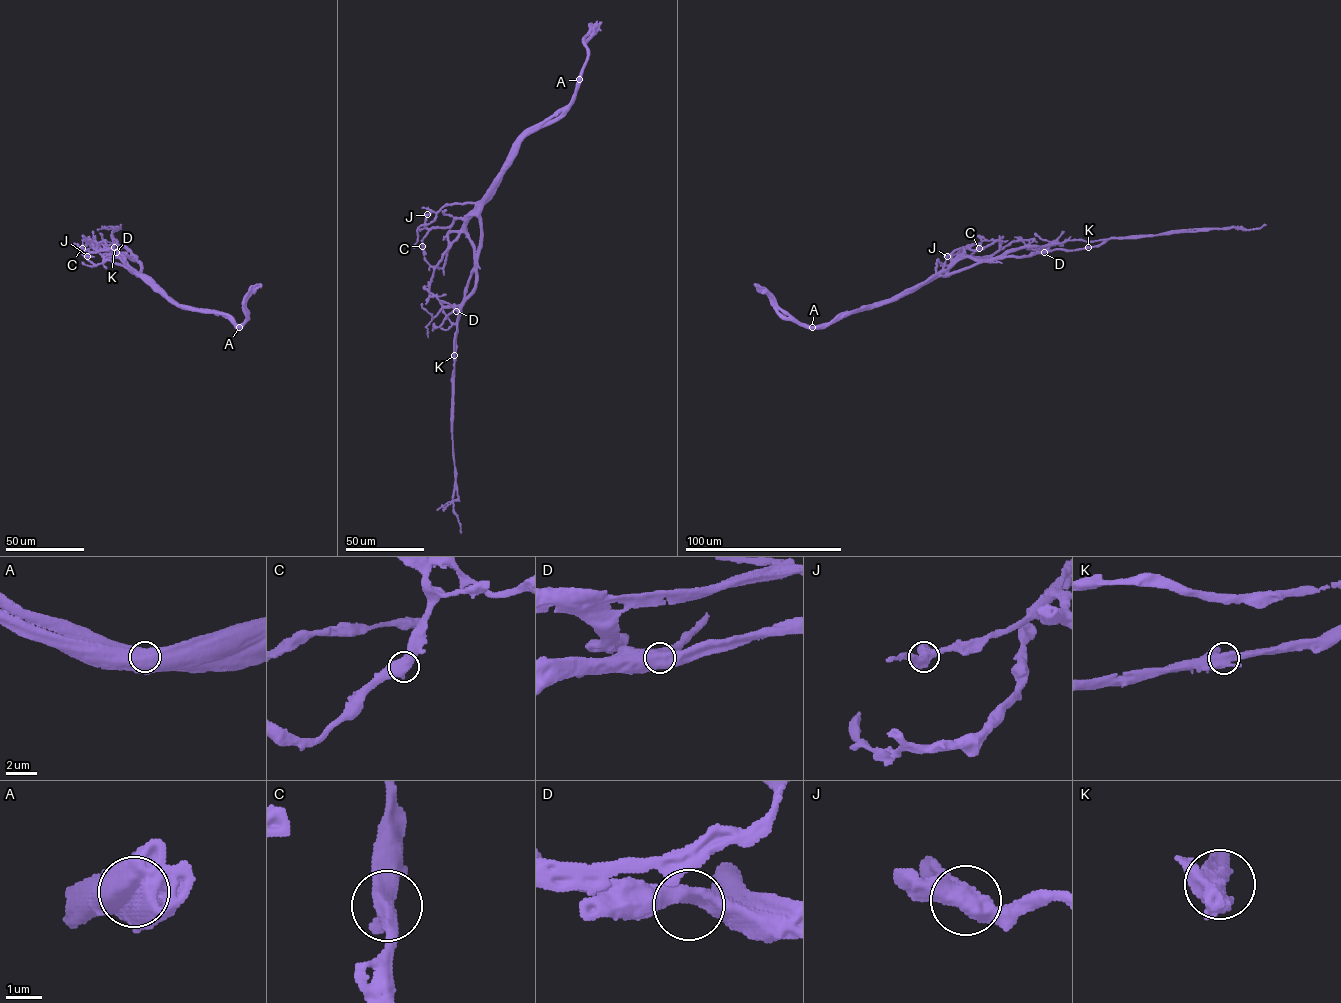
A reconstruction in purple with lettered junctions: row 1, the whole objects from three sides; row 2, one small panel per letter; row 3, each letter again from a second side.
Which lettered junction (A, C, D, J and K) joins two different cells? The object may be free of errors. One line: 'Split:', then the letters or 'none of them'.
Split: A

